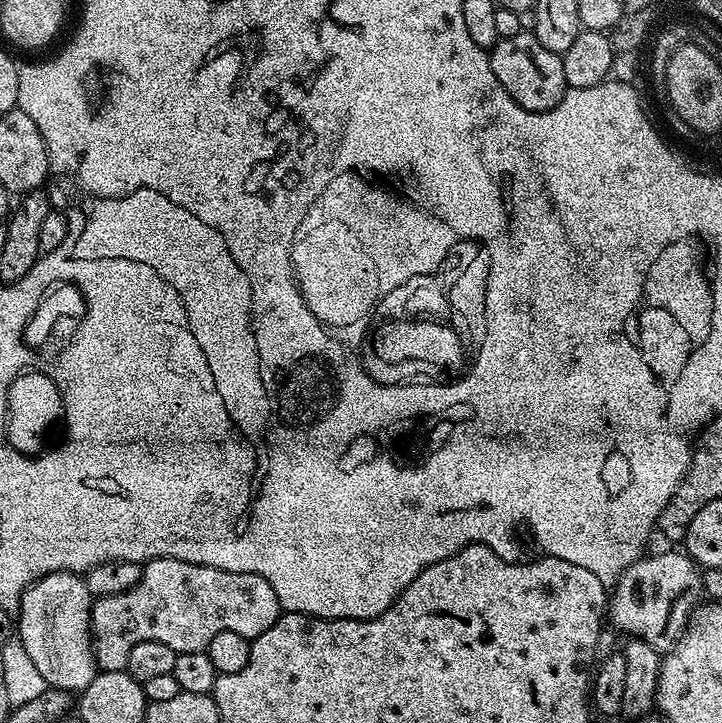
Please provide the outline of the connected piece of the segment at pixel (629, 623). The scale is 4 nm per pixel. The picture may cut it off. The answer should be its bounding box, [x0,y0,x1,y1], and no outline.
[606,550,704,654]

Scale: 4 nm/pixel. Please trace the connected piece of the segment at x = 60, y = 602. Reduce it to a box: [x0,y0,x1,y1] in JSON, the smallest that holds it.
[18,572,97,694]

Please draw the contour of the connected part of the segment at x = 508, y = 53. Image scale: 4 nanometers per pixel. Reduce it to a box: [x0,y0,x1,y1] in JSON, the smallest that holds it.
[490,31,568,112]

